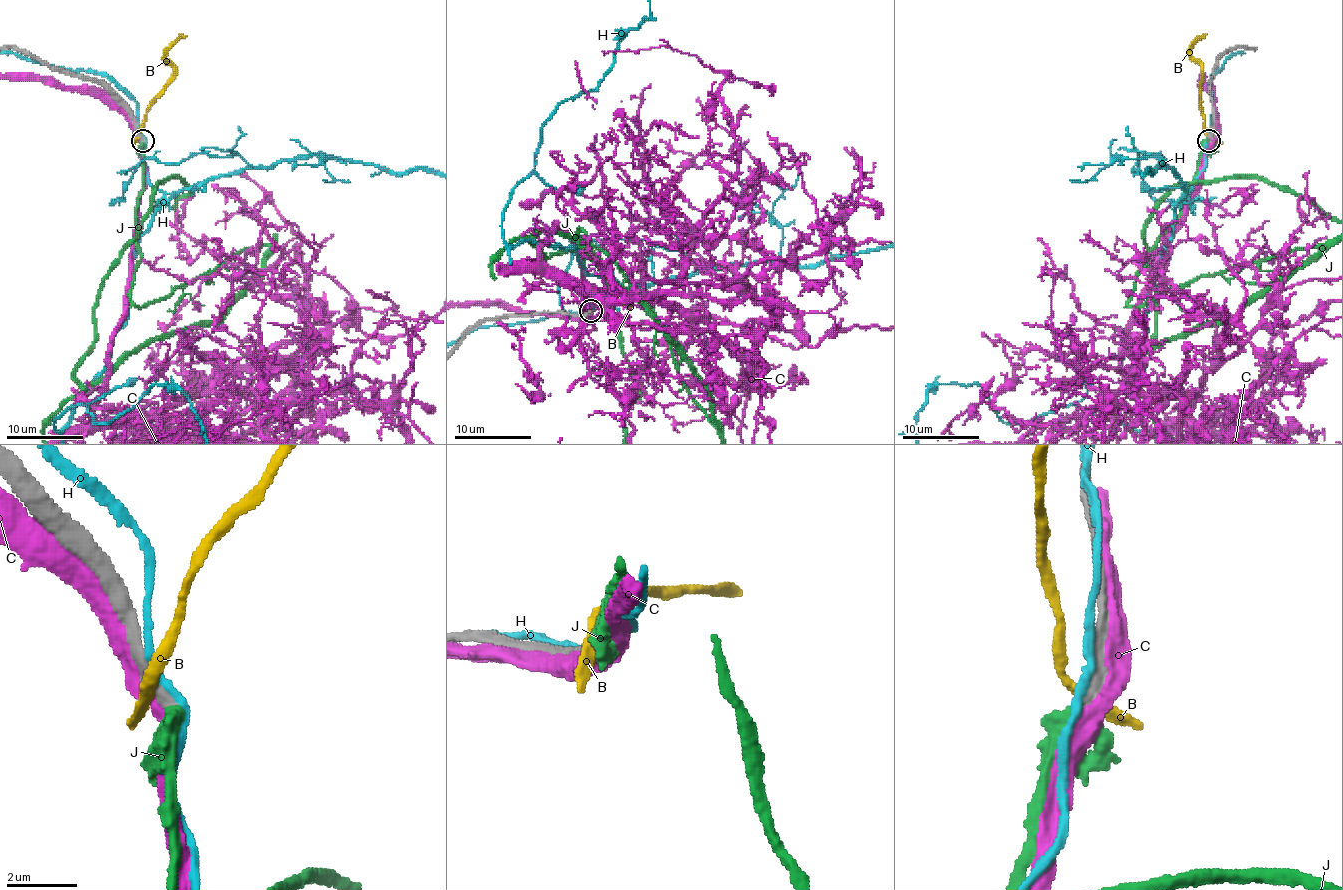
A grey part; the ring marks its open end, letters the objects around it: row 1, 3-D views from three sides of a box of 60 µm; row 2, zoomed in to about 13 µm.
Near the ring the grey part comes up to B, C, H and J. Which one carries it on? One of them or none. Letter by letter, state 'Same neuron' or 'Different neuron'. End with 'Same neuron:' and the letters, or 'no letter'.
B: Different neuron
C: Different neuron
H: Different neuron
J: Same neuron
Same neuron: J

